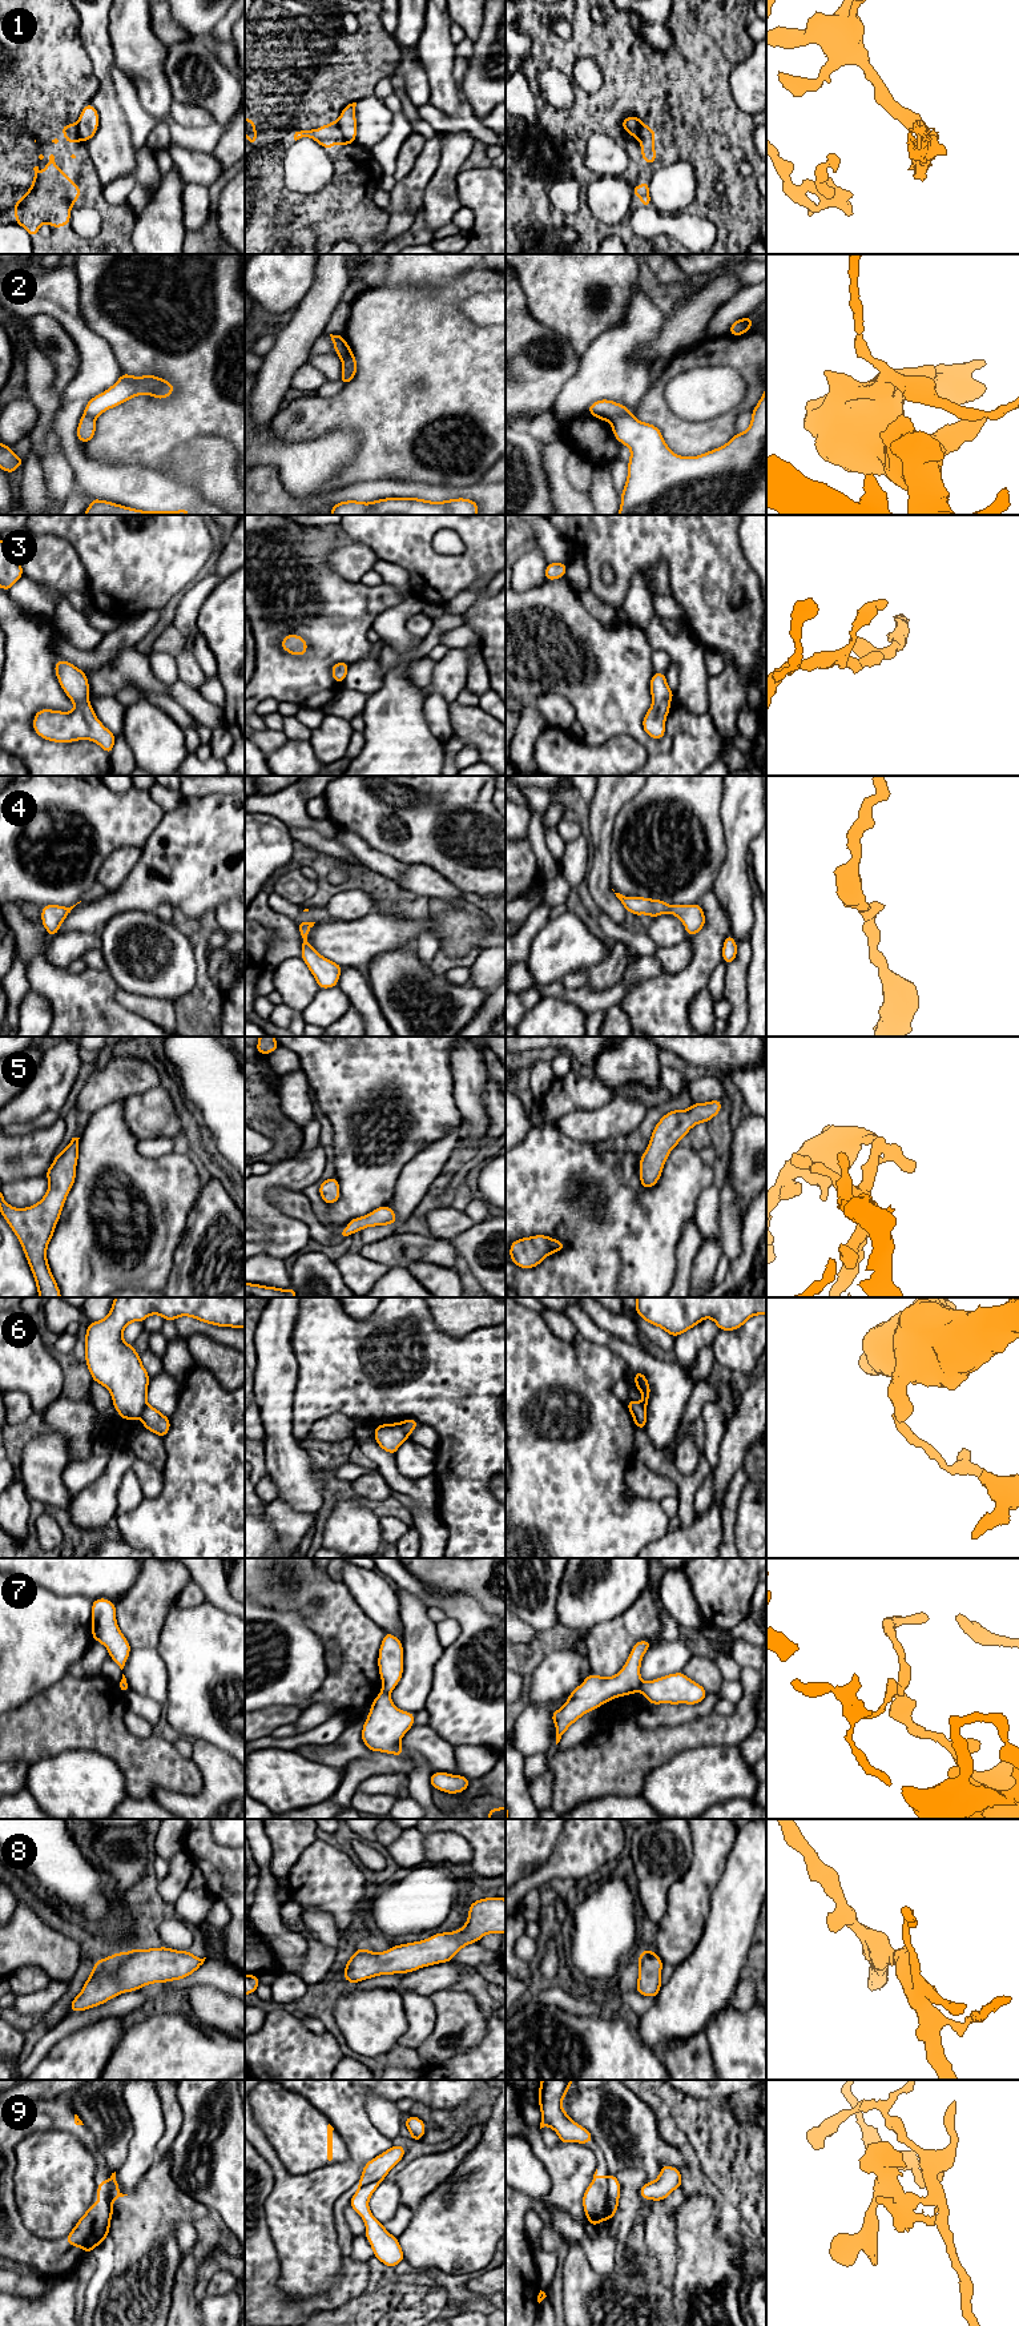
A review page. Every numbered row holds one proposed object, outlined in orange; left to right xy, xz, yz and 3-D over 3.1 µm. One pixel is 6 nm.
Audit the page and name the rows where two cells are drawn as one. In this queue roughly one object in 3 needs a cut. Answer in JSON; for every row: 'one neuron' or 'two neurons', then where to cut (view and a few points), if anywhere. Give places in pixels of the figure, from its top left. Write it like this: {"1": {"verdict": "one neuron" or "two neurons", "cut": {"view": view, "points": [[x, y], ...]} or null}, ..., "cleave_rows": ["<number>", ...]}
{"1": {"verdict": "two neurons", "cut": {"view": "xz", "points": [[337, 121], [341, 129], [338, 141]]}}, "2": {"verdict": "two neurons", "cut": {"view": "yz", "points": [[631, 413], [617, 415], [611, 422]]}}, "3": {"verdict": "one neuron", "cut": null}, "4": {"verdict": "one neuron", "cut": null}, "5": {"verdict": "one neuron", "cut": null}, "6": {"verdict": "two neurons", "cut": {"view": "xz", "points": [[401, 1423], [401, 1427], [409, 1435]]}}, "7": {"verdict": "two neurons", "cut": {"view": "yz", "points": [[643, 1682], [639, 1690]]}}, "8": {"verdict": "one neuron", "cut": null}, "9": {"verdict": "two neurons", "cut": {"view": "yz", "points": [[607, 2177], [607, 2202], [608, 2212], [612, 2216]]}}, "cleave_rows": ["1", "2", "6", "7", "9"]}

